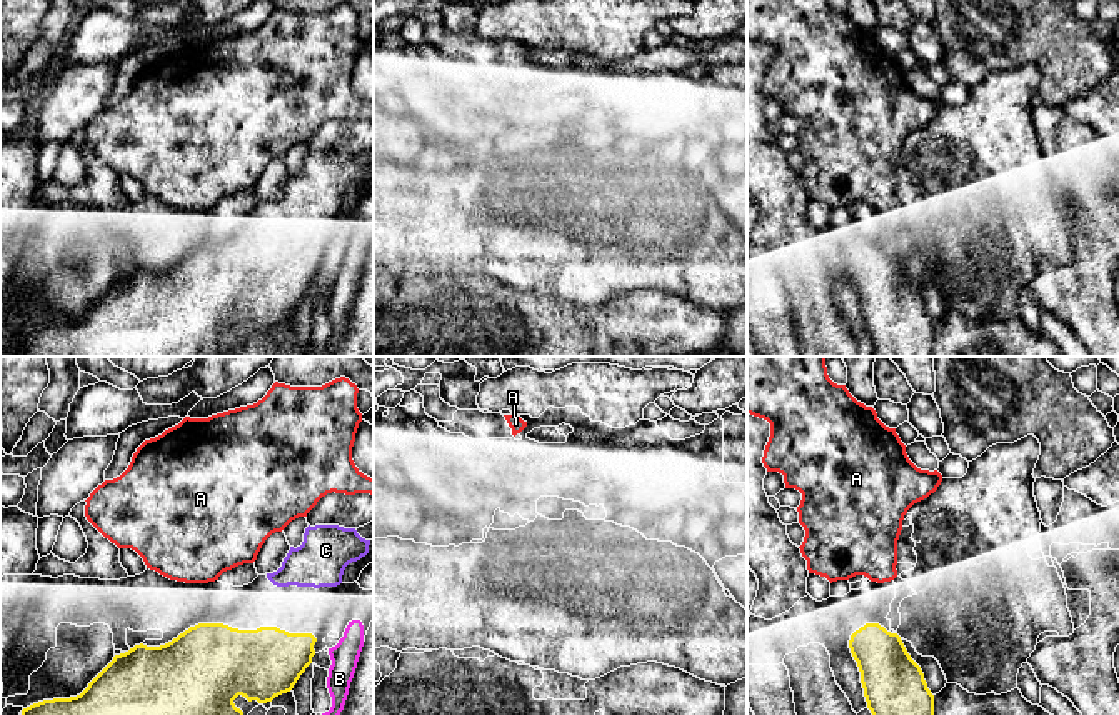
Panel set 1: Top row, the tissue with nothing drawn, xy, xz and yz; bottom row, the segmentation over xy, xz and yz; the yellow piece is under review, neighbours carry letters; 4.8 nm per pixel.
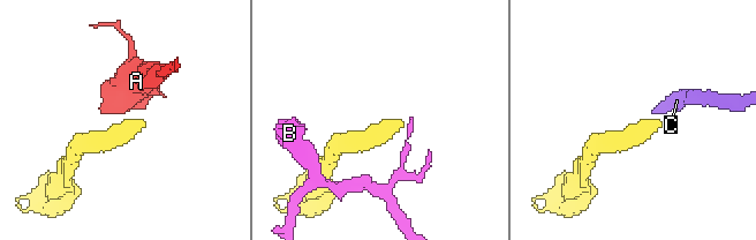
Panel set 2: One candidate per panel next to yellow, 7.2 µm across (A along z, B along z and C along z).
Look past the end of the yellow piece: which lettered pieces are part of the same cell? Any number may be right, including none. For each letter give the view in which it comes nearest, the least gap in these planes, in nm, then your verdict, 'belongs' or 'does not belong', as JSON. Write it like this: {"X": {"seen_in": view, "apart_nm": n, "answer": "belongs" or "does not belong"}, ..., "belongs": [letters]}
{"A": {"seen_in": "xy", "apart_nm": 200, "answer": "does not belong"}, "B": {"seen_in": "xy", "apart_nm": 70, "answer": "does not belong"}, "C": {"seen_in": "xy", "apart_nm": 200, "answer": "belongs"}, "belongs": ["C"]}

